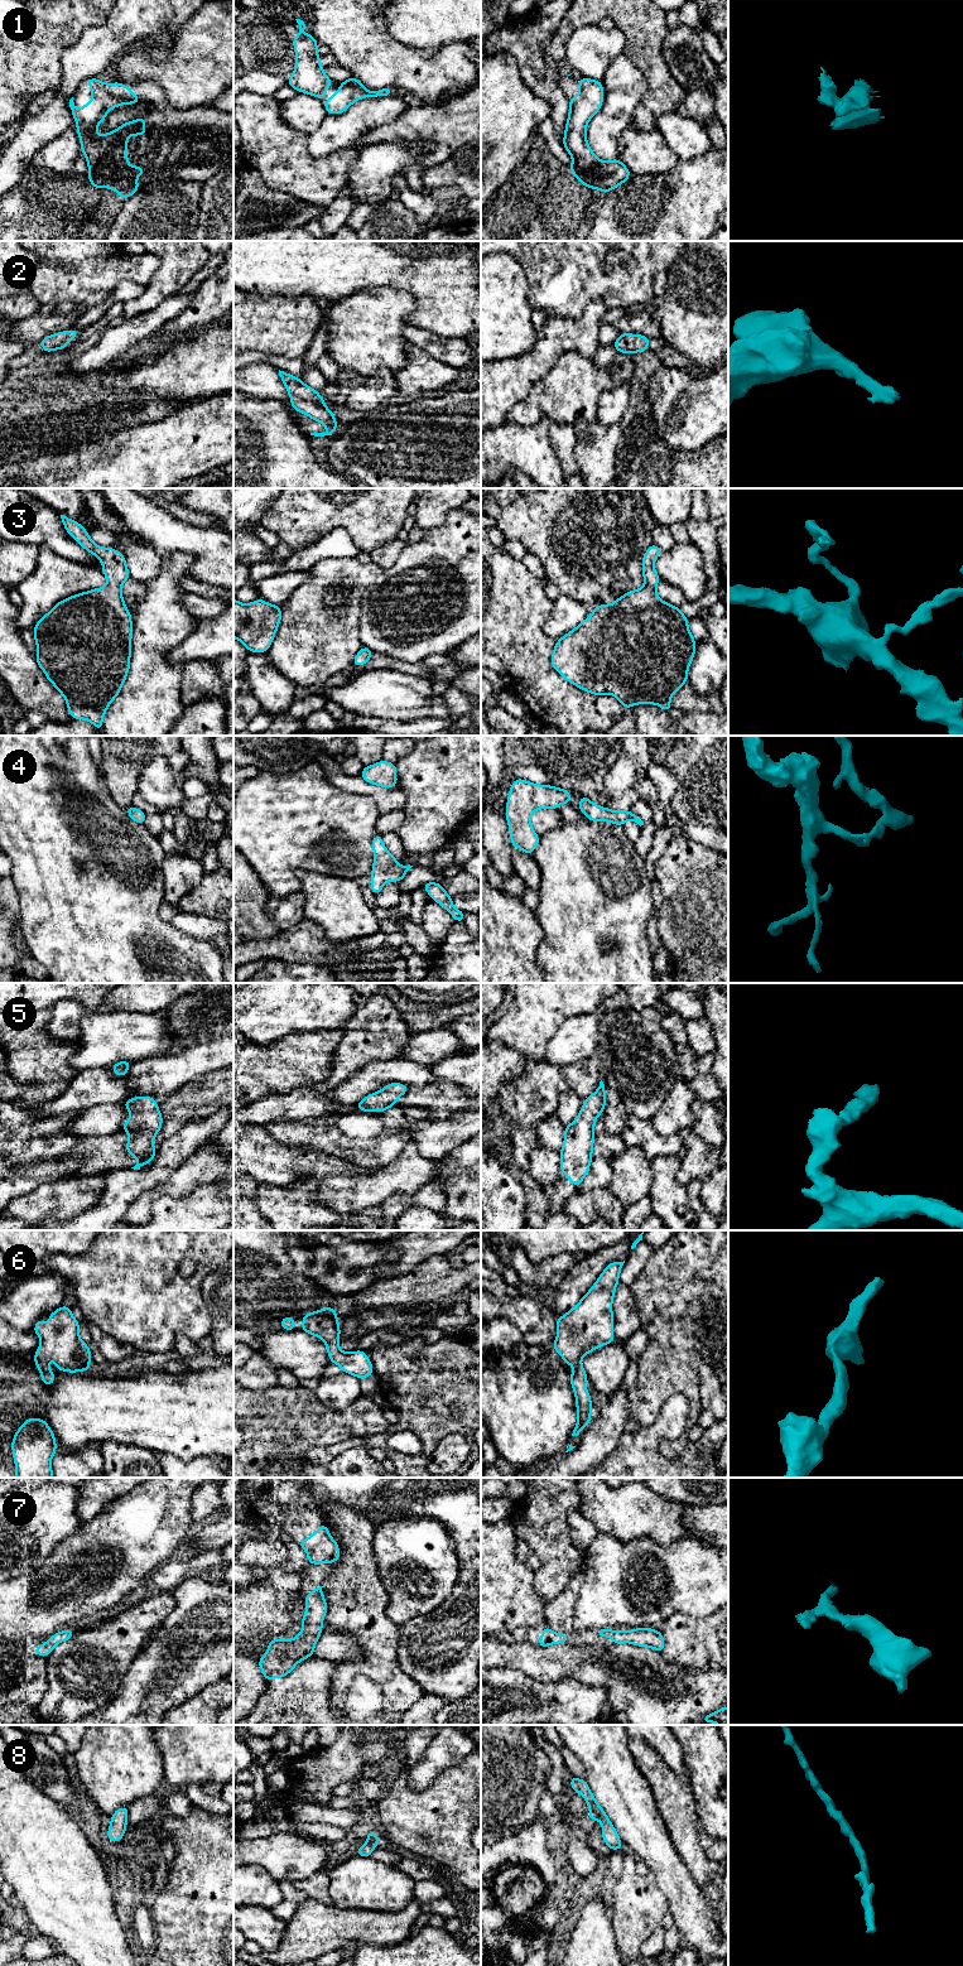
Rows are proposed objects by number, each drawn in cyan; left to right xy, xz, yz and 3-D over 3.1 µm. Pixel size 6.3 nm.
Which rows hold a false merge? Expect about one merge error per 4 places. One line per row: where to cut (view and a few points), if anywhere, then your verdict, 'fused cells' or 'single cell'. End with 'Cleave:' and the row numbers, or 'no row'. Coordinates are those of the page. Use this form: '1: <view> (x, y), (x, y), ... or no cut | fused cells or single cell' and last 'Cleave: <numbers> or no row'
1: no cut | single cell
2: no cut | single cell
3: no cut | single cell
4: no cut | single cell
5: no cut | single cell
6: no cut | single cell
7: no cut | single cell
8: no cut | single cell
Cleave: no row

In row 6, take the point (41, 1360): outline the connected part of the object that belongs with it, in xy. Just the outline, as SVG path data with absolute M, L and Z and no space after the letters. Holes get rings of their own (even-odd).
M62 1306L49 1314L48 1325L39 1319L34 1333L40 1338L40 1346L34 1354L35 1367L45 1386L54 1383L56 1374L49 1372L48 1357L62 1372L83 1372L91 1369L91 1351L80 1339L80 1322L73 1317L69 1306Z

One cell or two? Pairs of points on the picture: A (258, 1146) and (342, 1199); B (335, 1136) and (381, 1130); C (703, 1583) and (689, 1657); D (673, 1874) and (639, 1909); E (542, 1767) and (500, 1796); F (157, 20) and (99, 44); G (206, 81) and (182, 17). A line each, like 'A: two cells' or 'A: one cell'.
A: one cell
B: one cell
C: two cells
D: two cells
E: one cell
F: one cell
G: two cells

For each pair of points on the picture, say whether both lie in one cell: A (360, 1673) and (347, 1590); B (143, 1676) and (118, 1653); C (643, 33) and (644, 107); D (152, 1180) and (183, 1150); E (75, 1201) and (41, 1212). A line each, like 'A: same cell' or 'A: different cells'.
A: same cell
B: different cells
C: same cell
D: same cell
E: same cell

